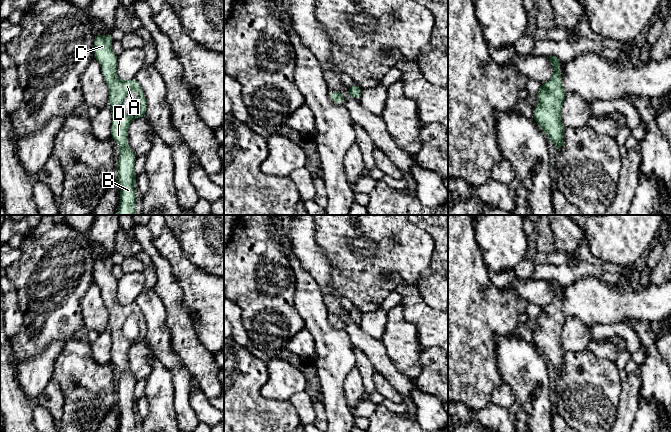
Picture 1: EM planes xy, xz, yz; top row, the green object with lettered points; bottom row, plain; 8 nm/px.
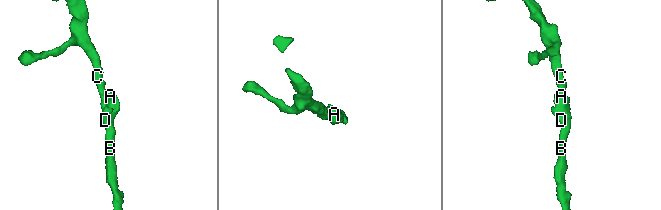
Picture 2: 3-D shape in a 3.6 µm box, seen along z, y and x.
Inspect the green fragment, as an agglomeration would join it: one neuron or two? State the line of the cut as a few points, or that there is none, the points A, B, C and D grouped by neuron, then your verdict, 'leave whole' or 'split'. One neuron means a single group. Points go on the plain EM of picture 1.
no cut | A B C D | leave whole

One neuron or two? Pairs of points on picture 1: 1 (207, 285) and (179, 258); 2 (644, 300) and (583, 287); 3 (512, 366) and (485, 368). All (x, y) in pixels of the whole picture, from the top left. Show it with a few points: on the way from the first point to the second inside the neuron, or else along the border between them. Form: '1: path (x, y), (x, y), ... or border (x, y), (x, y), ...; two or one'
1: path (200, 281), (184, 265); one
2: path (629, 300), (598, 300); one
3: border (495, 344), (496, 365), (503, 383); two

